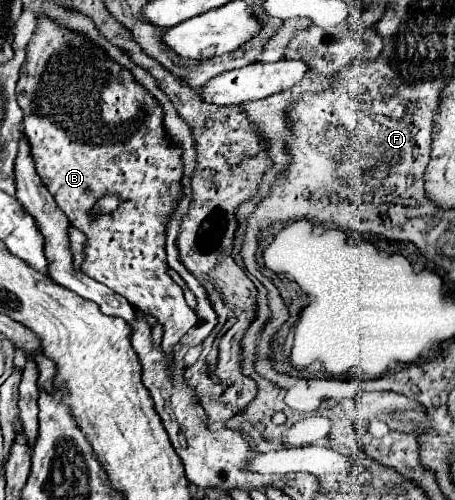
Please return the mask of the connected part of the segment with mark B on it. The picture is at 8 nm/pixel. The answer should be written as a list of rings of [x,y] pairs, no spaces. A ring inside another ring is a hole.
[[[47,17],[37,19],[37,29],[27,45],[27,59],[17,83],[17,103],[25,113],[23,133],[29,141],[37,175],[55,197],[57,207],[61,207],[69,223],[87,237],[81,271],[113,289],[117,295],[123,295],[137,313],[155,317],[163,327],[161,347],[169,353],[179,337],[197,323],[197,317],[185,303],[183,289],[169,277],[165,263],[165,221],[177,207],[181,195],[181,149],[171,147],[165,139],[159,105],[135,83],[127,69],[109,61],[103,49],[87,43],[79,33],[57,27]],[[103,195],[119,197],[121,203],[117,211],[89,219],[91,205]]]

